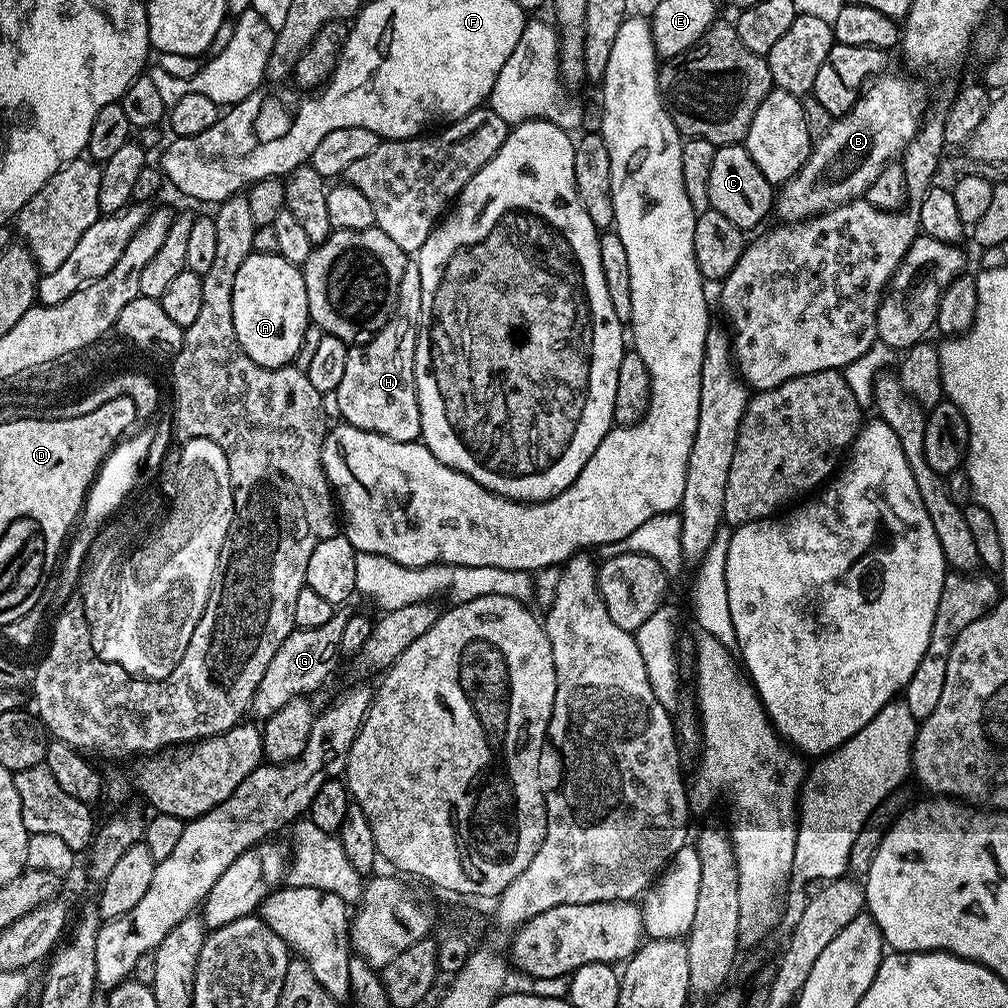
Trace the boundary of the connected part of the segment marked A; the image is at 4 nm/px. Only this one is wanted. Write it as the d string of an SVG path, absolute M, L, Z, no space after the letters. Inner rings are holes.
M253 252L234 278L234 334L260 368L291 365L310 323L303 271L278 254Z

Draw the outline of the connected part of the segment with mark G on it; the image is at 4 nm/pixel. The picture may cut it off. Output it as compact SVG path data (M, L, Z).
M344 610L333 611L330 622L326 626L314 626L313 628L296 628L278 646L278 654L270 658L270 666L266 666L266 674L262 674L262 682L258 684L258 690L254 690L252 699L251 715L257 721L268 720L286 702L297 698L308 698L316 692L332 676L336 668L336 658L340 651L339 643L342 641L342 630L345 629L349 613Z

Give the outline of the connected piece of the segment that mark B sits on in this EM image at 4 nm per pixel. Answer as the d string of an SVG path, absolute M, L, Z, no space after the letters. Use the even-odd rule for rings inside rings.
M888 75L873 79L865 87L856 105L844 116L835 117L830 130L826 130L821 140L813 143L812 152L806 158L802 170L798 170L798 174L794 174L794 178L790 178L783 185L775 197L774 216L777 216L777 221L809 220L821 212L829 212L831 208L861 199L866 189L874 182L874 178L878 178L878 174L882 174L887 164L893 163L903 153L904 147L915 138L926 112L926 104L924 108L919 90L906 77Z

